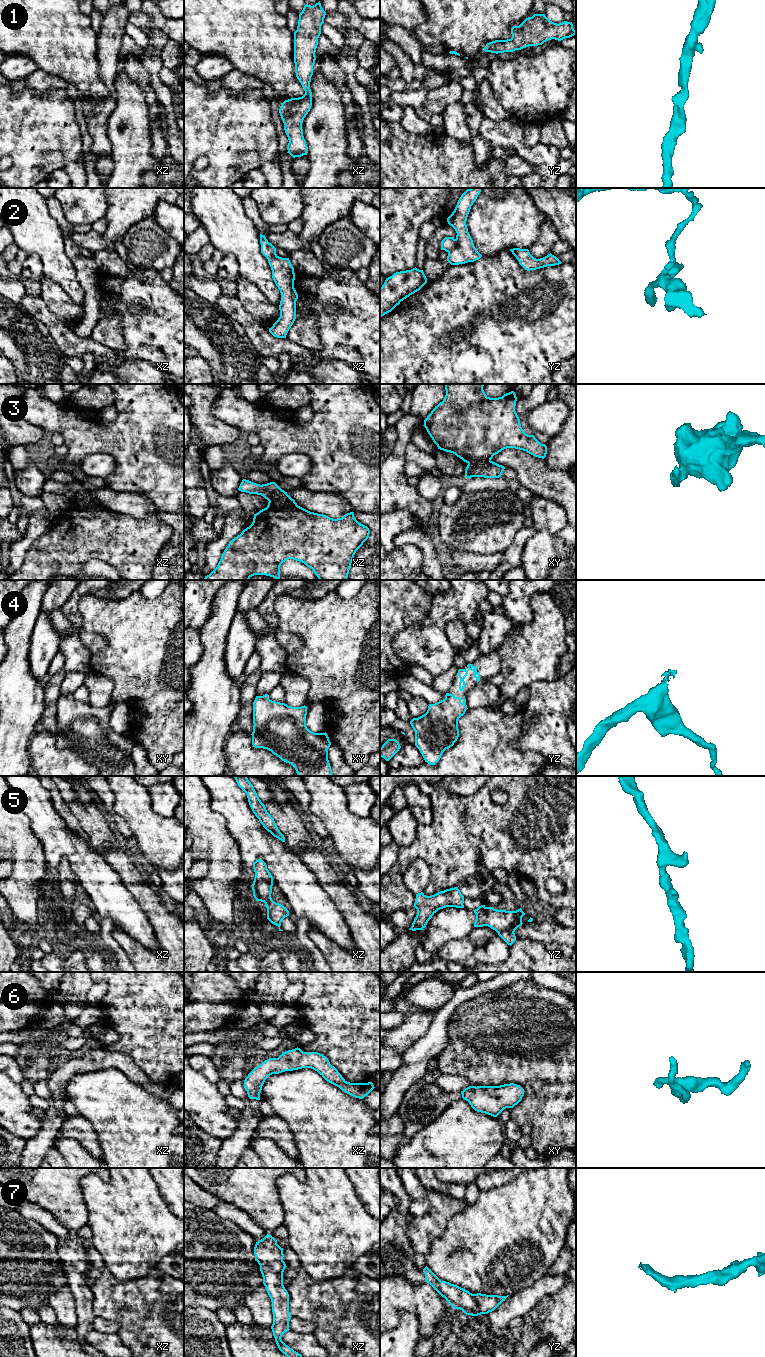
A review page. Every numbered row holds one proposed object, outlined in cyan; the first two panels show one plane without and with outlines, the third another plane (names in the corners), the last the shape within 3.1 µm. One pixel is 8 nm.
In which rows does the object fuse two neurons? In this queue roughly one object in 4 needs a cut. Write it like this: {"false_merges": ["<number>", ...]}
{"false_merges": ["2", "3"]}

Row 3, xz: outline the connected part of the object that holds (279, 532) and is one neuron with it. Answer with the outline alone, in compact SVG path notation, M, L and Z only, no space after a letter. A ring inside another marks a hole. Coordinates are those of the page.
M269 501L266 508L254 514L252 524L229 542L217 567L203 580L249 580L254 575L266 575L278 580L280 566L288 559L304 563L313 570L319 580L347 580L354 555L369 534L369 528L354 518L354 512L333 519L298 505Z

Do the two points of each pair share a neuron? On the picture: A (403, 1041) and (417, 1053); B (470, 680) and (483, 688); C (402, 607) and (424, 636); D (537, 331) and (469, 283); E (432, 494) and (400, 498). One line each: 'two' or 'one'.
A: two
B: two
C: two
D: one
E: two

